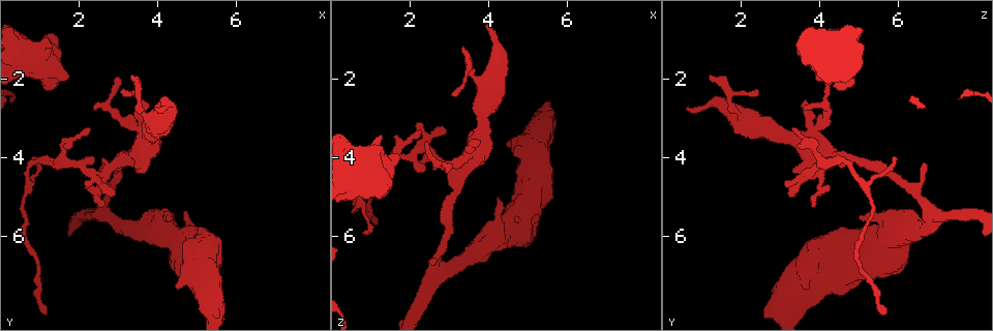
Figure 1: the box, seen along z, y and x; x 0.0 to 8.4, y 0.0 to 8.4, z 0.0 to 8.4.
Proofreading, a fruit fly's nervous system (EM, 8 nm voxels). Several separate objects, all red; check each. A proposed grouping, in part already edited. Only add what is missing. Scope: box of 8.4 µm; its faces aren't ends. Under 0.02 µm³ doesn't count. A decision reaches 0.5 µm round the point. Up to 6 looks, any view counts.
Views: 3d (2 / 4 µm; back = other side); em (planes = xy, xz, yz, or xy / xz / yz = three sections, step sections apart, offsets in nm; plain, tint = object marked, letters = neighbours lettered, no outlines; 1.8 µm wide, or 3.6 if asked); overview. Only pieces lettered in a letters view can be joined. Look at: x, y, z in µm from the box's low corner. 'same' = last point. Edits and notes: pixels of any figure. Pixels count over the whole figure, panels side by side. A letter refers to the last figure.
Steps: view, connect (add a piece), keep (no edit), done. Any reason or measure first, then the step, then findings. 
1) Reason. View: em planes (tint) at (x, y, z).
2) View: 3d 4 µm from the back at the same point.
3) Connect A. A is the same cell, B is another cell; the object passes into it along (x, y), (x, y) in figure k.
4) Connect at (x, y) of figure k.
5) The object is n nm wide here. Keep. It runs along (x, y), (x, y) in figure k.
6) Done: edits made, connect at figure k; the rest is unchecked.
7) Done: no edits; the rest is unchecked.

Free end. View: 3d 4 µm from the back at (4.00, 2.75, 0.65).

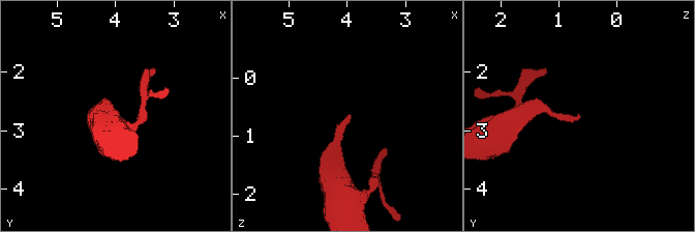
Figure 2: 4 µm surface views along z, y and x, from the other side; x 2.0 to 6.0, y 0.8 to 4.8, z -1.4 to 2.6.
View: em planes (letters) at (3.95, 2.70, 0.65).

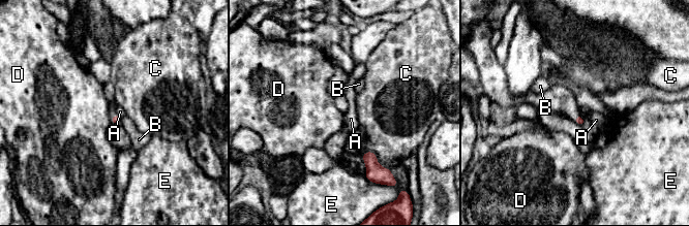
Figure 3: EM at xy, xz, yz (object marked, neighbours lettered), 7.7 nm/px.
Keep. A, B, C, D and E are other cells; a border runs along (116, 112), (121, 118) in figure 3; no lettered piece goes on from it.

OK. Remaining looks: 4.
View: em planes (tint) at (1.60, 4.10, 4.00).

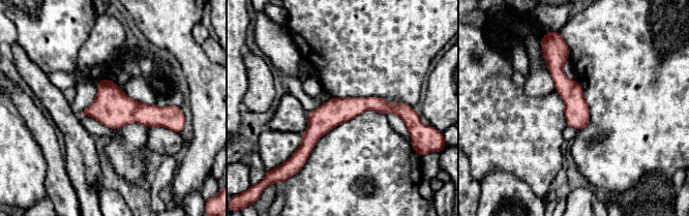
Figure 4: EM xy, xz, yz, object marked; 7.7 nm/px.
View: em planes (letters) at the same point.

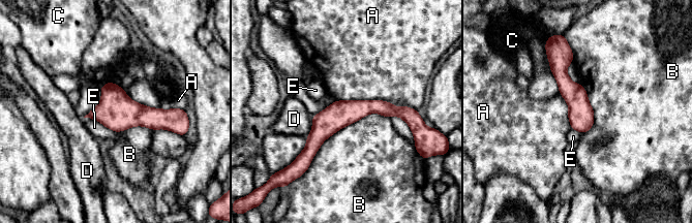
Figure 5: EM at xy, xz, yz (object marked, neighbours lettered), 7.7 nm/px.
The object is 200 nm wide here. Keep. A, B, C, D and E are other cells; a border runs along (336, 100), (382, 99), (417, 110) in figure 5; none of them fits.

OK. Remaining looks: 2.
Stops while still wide. View: 3d 2 µm at (1.25, 1.25, 3.45).

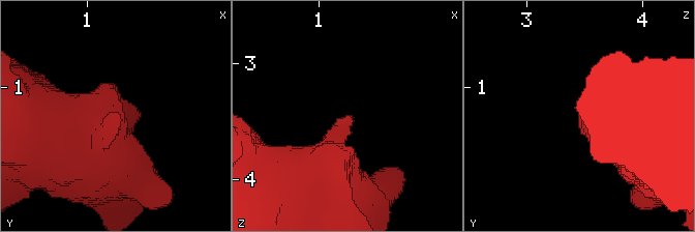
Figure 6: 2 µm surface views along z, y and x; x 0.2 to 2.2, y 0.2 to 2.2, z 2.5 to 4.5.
Now the EM. View: em planes (letters) at (1.28, 1.26, 3.42).

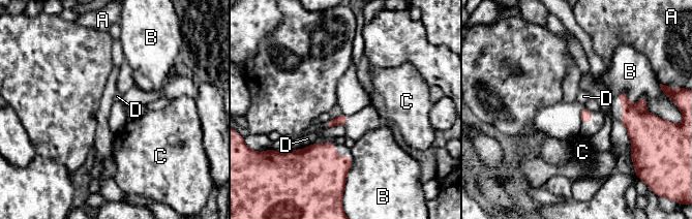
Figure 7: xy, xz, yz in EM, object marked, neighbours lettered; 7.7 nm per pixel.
Keep. A, B, C and D are other cells; none of them fits.

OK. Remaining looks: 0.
Done: no edits; the rest is unchecked.

